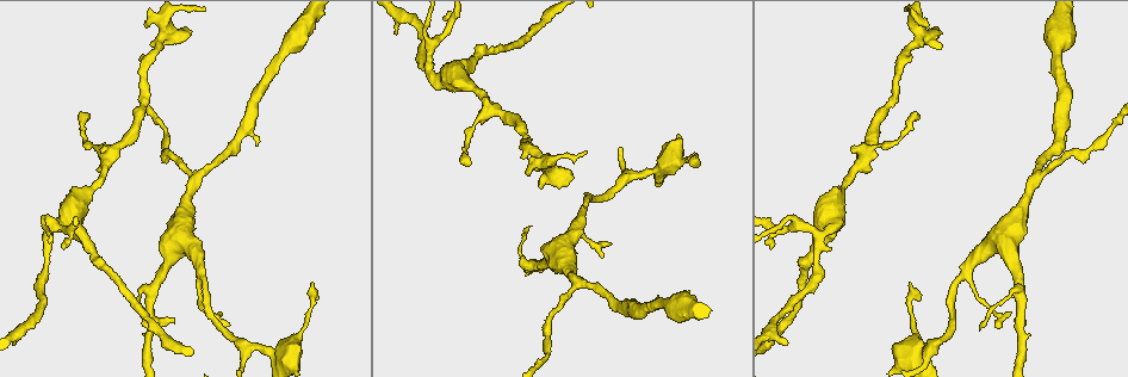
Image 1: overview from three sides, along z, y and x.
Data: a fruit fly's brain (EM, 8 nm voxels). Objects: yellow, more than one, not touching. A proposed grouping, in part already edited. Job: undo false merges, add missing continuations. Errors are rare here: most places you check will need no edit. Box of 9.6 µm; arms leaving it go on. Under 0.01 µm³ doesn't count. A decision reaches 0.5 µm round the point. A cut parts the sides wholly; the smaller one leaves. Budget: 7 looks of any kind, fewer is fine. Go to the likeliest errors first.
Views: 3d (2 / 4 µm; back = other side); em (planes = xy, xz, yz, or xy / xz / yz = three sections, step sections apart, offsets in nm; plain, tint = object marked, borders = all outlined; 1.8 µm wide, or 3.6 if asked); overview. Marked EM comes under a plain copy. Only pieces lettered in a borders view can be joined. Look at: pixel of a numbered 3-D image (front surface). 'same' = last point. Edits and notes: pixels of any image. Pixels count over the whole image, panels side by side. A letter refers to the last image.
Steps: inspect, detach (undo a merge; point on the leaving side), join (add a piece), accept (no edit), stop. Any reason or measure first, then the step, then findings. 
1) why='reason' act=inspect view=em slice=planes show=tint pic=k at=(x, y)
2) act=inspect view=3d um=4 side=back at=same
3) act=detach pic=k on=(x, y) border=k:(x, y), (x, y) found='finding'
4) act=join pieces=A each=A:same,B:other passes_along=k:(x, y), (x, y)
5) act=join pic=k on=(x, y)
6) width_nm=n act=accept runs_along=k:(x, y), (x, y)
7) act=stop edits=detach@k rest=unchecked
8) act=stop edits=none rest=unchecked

act=inspect view=em slice=planes show=borders pic=1 at=(695, 155)

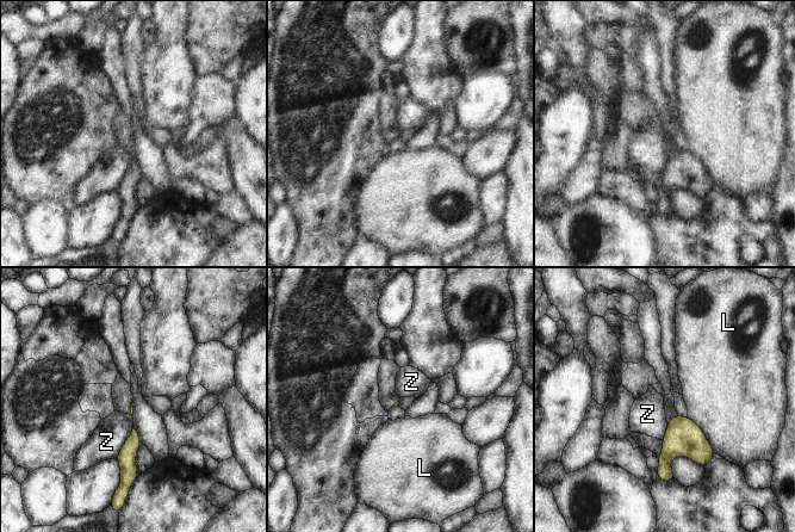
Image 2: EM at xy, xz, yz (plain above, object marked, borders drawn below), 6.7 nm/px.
act=accept each=L:other,Z:other found='no lettered piece goes on from it'

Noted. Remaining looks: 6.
why='branch stops here' act=inspect view=3d um=4 pic=1 at=(932, 30)

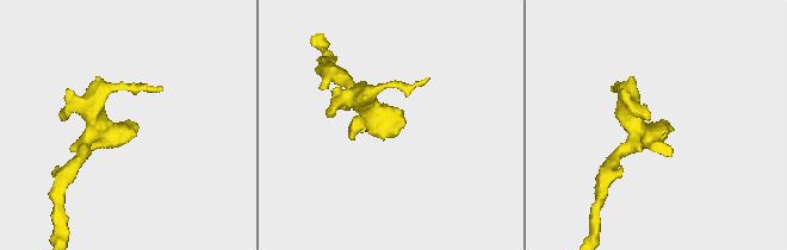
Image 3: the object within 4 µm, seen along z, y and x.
act=inspect view=em slice=planes show=borders pic=3 at=(405, 123)

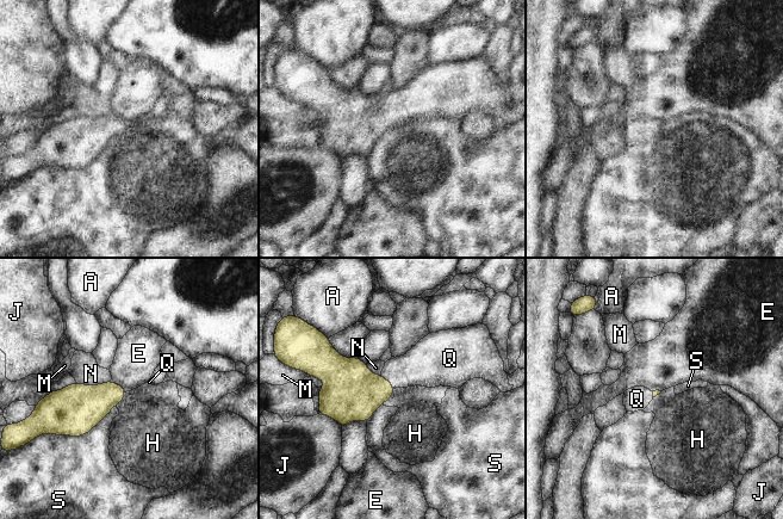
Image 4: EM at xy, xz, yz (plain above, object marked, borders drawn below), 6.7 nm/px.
act=join pieces=Q each=A:other,E:other,H:other,J:other,M:other,N:other,Q:same,S:other passes_along=4:(352, 391), (386, 381), (420, 366) found='the neuron continues'

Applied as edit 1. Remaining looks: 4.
why='thin end' act=inspect view=3d um=2 pic=1 at=(997, 326)

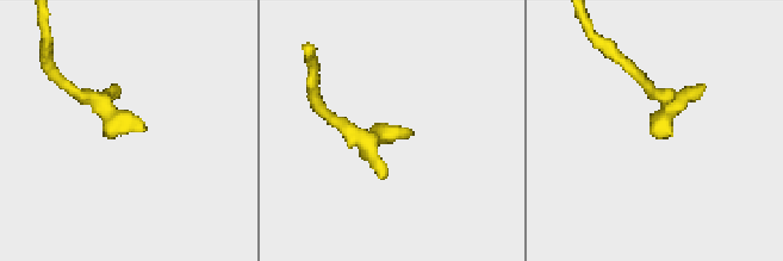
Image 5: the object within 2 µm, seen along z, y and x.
why='shape alone is not enough' act=inspect view=em slice=planes show=borders pic=5 at=(147, 130)

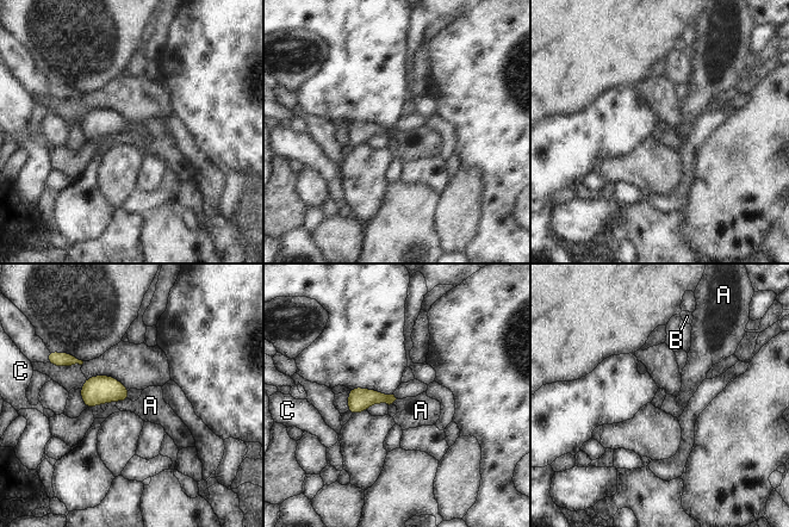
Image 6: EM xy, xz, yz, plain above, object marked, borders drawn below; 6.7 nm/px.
act=accept each=A:other,B:other,C:other border=6:(128, 398), (116, 401) found='none of them fits'

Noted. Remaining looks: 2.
act=stop edits=join@4 rest=unchecked

